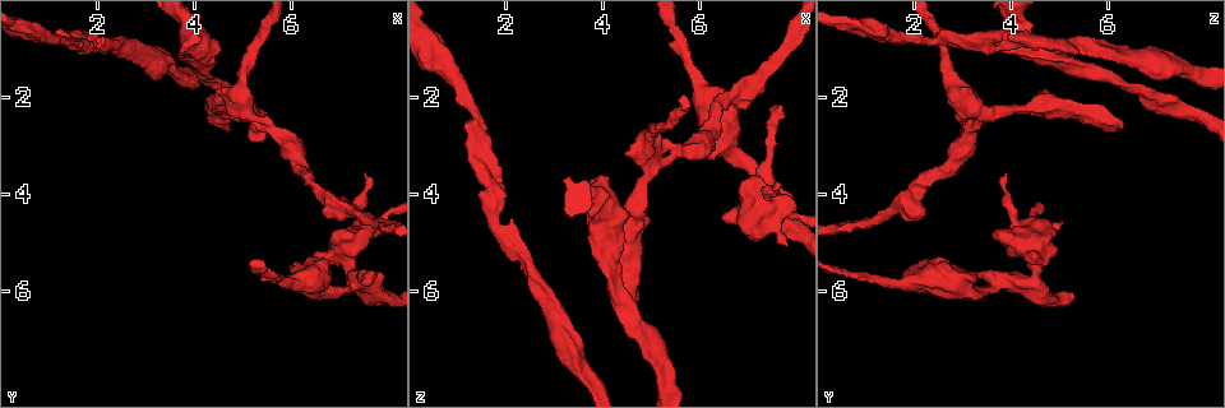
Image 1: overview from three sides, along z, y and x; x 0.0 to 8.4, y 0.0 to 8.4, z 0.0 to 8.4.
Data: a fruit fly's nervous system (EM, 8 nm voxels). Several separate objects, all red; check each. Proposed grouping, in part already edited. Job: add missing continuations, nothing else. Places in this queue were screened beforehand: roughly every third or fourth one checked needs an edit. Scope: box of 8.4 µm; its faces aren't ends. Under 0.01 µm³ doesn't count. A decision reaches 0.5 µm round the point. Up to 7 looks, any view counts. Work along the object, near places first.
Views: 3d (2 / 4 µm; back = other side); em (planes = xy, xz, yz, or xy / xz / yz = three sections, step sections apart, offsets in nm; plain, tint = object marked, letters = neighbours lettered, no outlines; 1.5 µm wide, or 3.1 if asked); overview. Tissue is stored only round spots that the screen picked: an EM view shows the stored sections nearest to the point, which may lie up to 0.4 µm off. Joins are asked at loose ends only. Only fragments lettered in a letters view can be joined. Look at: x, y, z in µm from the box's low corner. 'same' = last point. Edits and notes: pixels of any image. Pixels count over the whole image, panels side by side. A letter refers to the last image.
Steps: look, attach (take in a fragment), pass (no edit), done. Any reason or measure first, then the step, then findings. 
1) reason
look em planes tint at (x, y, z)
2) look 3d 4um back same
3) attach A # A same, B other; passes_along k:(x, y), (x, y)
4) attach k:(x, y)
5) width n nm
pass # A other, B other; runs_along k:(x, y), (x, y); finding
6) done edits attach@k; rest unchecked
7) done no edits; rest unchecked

free end
look em planes letters at (7.65, 5.60, 2.15)

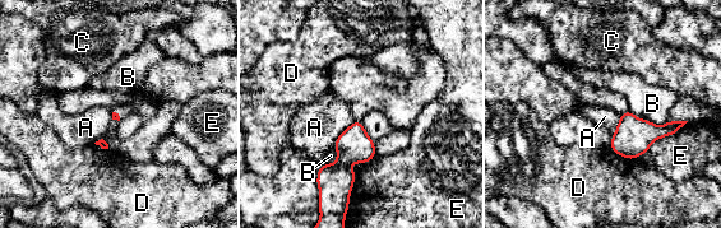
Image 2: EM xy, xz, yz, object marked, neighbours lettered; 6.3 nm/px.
pass # A other, B other, C other, D other, E other; border 2:(355, 120), (340, 134), (333, 144); none of them fits

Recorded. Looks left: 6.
thin end
look em planes tint at (7.55, 3.60, 3.85)

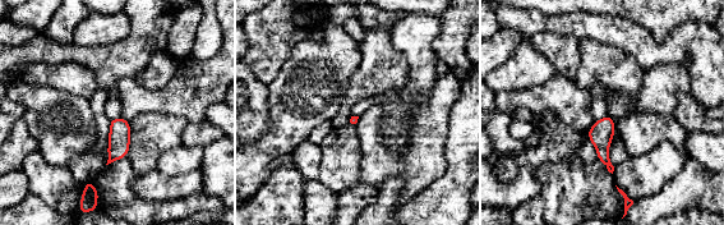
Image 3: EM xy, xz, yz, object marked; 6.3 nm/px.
what lies round it
look em planes letters same

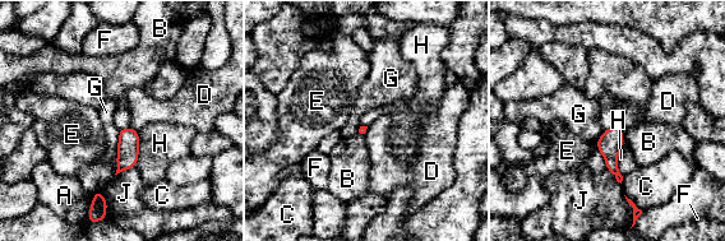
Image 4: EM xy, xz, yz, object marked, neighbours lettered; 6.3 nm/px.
pass # A other, B other, C other, D other, E other, F other, G other, H other, J other; border 4:(130, 126), (138, 130); none of them fits

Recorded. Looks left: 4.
end of a long branch
look 3d 4um at (4.60, 2.70, 6.35)

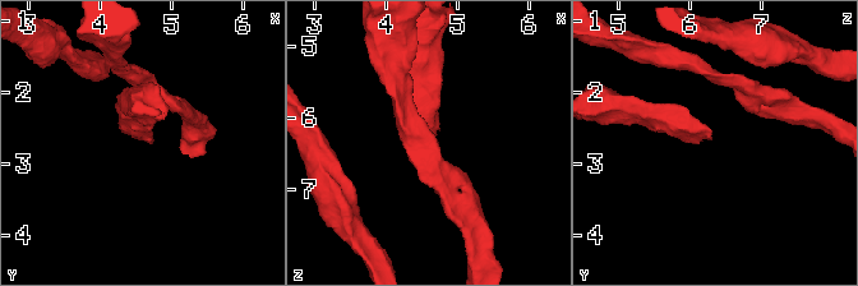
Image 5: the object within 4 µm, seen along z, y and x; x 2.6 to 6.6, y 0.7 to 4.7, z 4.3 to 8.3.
look em planes letters at (4.65, 2.65, 6.35)

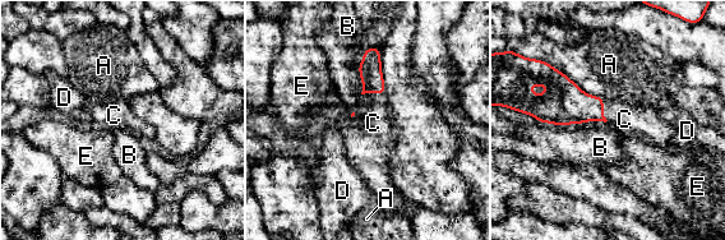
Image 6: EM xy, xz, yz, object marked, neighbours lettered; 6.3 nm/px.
attach C # A other, B other, C same, D other, E other; passes_along 6:(569, 105), (605, 121), (624, 119); the neuron continues

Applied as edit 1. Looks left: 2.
done edits attach@6; rest unchecked

